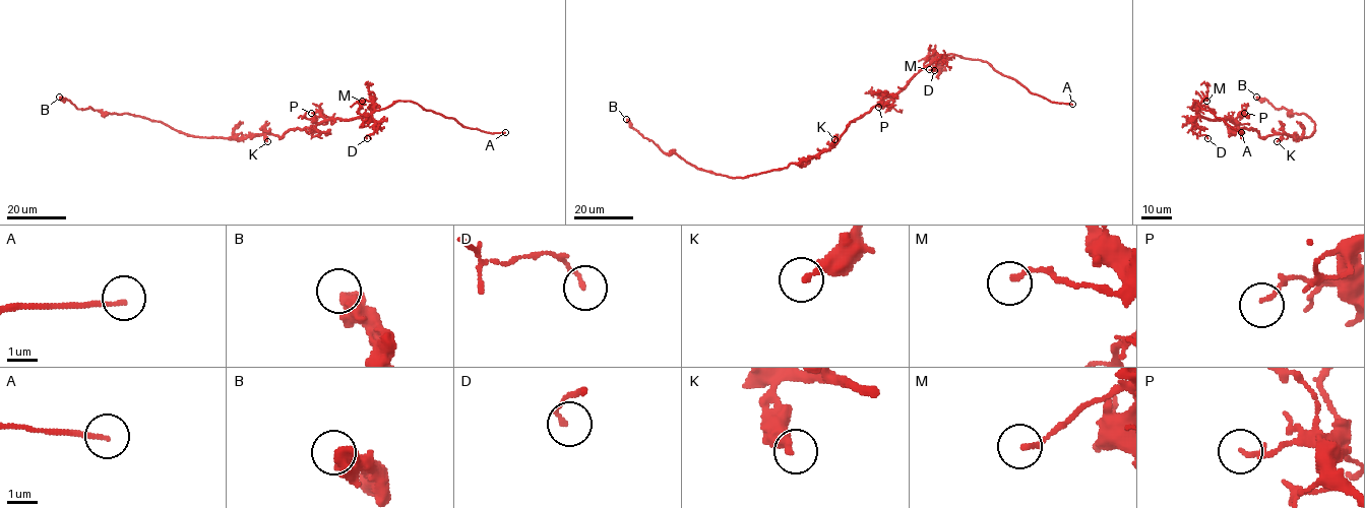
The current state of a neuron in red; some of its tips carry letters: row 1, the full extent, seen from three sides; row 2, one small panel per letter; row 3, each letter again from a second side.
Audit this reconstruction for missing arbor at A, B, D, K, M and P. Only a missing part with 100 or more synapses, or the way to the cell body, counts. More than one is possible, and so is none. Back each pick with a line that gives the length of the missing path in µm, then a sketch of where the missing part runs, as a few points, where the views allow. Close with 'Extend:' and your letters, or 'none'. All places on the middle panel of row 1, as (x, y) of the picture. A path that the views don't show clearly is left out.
A: about 8 µm are missing; missing branch runs (1072, 104), (1084, 114)
Extend: A

